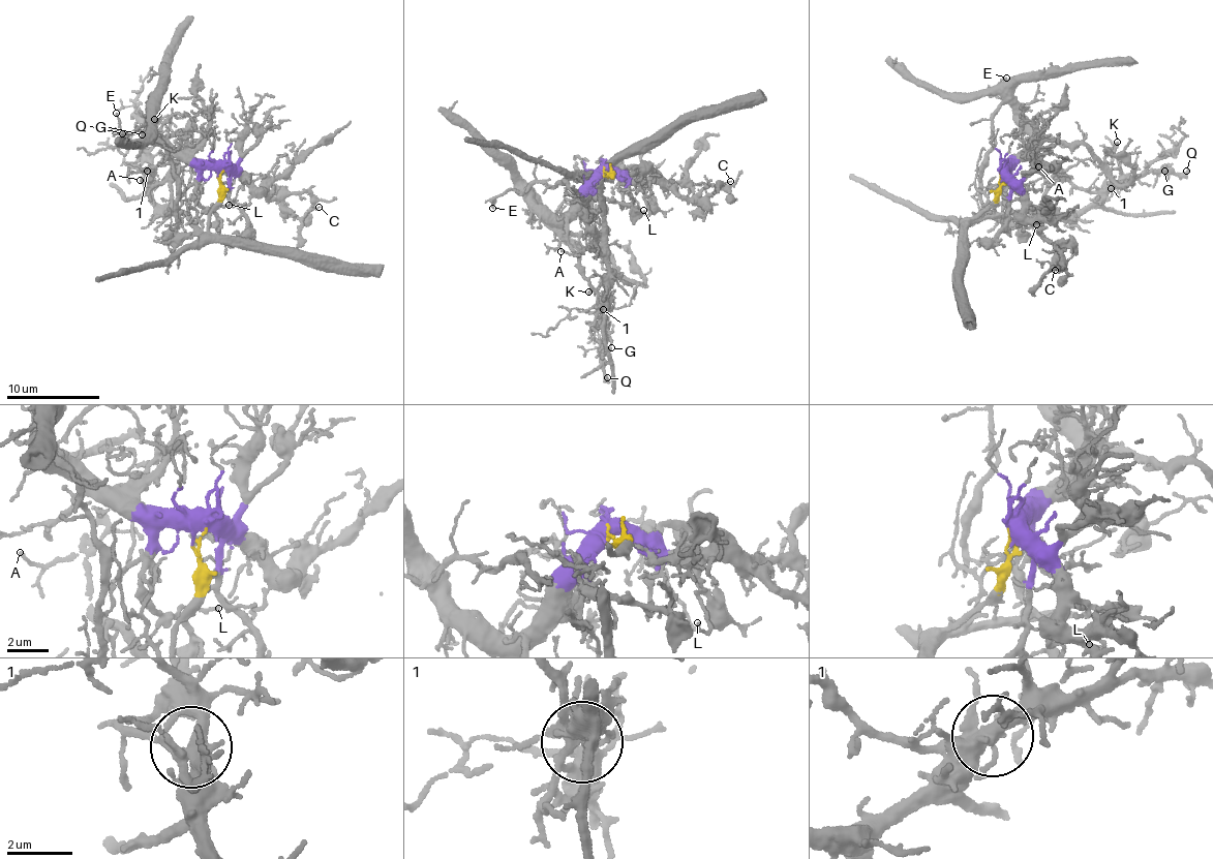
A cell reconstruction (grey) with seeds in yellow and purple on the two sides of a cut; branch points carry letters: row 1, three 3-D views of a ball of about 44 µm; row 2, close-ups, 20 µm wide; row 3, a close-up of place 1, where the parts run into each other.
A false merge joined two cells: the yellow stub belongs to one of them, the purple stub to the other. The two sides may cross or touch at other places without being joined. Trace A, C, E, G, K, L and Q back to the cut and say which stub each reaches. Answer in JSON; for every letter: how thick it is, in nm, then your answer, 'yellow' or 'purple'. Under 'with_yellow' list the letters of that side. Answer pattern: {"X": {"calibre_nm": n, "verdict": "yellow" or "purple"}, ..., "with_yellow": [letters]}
{"A": {"calibre_nm": 140, "verdict": "yellow"}, "C": {"calibre_nm": 100, "verdict": "purple"}, "E": {"calibre_nm": 120, "verdict": "purple"}, "G": {"calibre_nm": 120, "verdict": "yellow"}, "K": {"calibre_nm": 130, "verdict": "purple"}, "L": {"calibre_nm": 120, "verdict": "purple"}, "Q": {"calibre_nm": 200, "verdict": "yellow"}, "with_yellow": ["A", "G", "Q"]}

